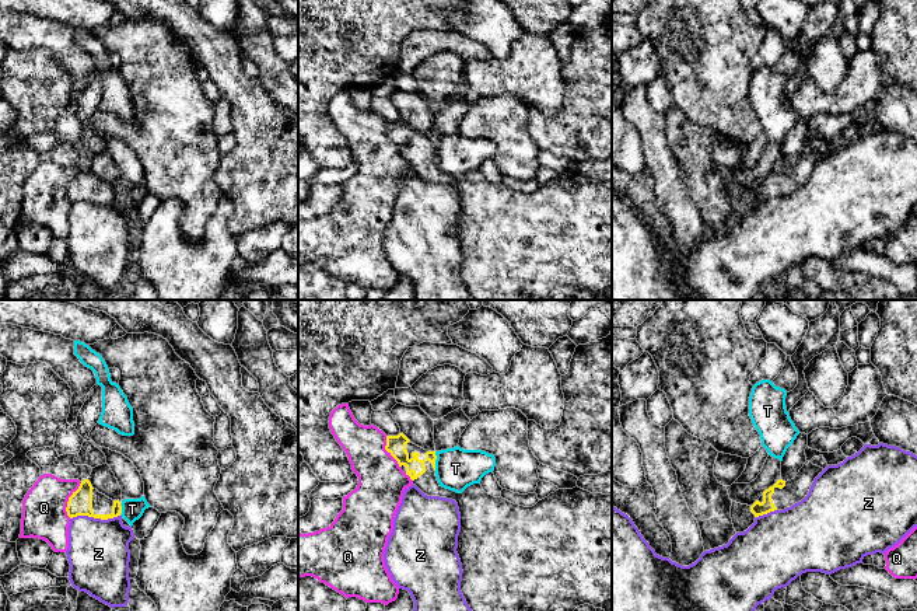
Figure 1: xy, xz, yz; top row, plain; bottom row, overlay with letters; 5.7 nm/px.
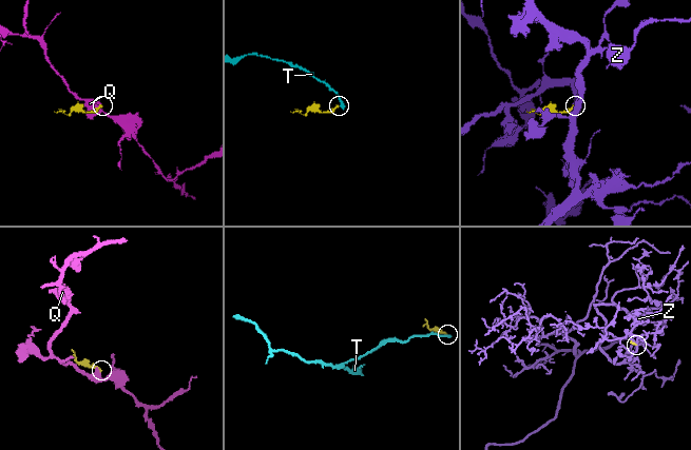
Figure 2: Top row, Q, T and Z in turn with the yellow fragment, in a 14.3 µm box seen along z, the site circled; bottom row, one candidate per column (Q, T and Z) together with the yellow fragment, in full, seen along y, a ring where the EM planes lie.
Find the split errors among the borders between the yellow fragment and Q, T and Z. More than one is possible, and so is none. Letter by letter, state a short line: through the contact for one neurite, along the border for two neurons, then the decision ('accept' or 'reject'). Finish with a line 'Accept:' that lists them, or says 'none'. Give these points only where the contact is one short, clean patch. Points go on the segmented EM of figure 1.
Q: reject
T: line xz (434, 451), (436, 470); reject
Z: reject
Accept: none

